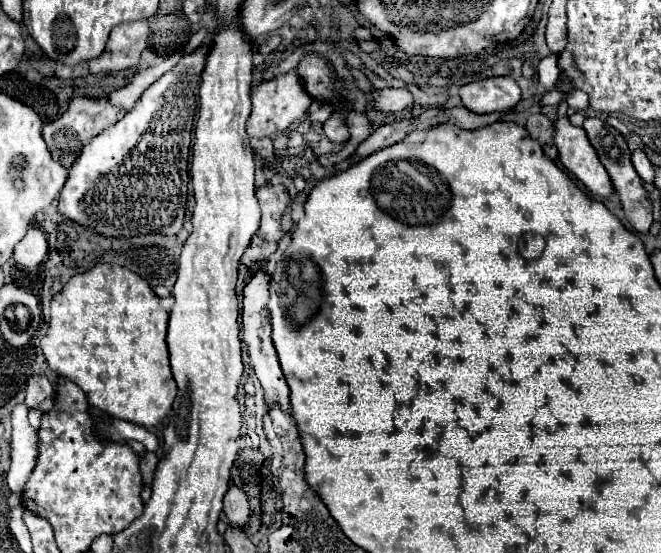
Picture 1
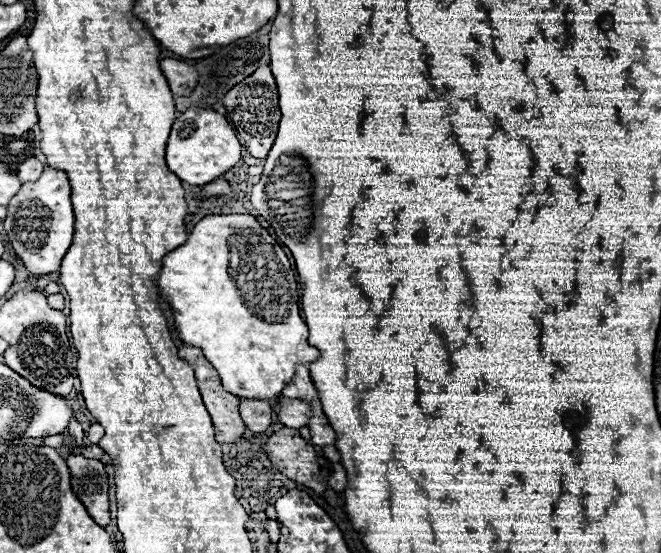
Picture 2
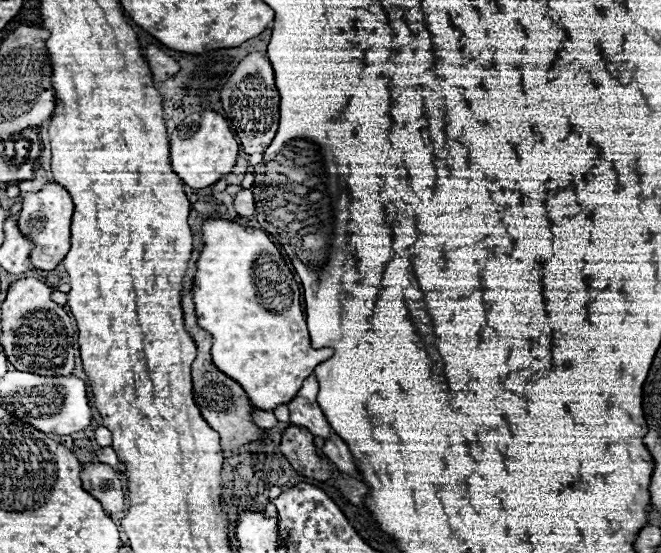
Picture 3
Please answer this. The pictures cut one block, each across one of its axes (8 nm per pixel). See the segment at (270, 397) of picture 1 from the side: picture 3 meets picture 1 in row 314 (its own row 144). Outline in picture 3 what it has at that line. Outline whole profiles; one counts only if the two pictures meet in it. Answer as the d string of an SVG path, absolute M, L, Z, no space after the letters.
M248 54L222 90L222 108L246 154L266 152L266 146L272 142L278 128L278 102L280 96L274 86L274 72L268 58L262 54Z

